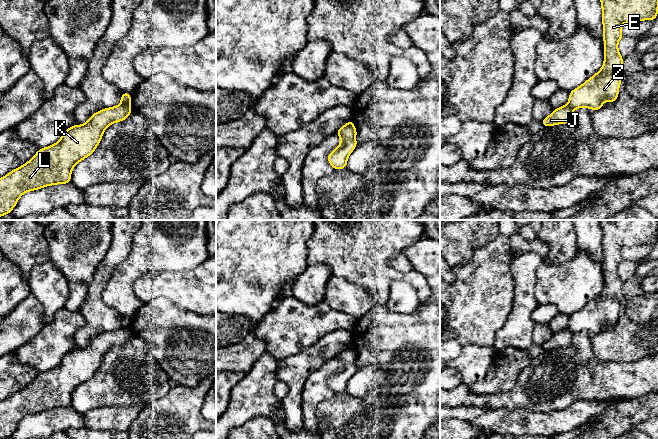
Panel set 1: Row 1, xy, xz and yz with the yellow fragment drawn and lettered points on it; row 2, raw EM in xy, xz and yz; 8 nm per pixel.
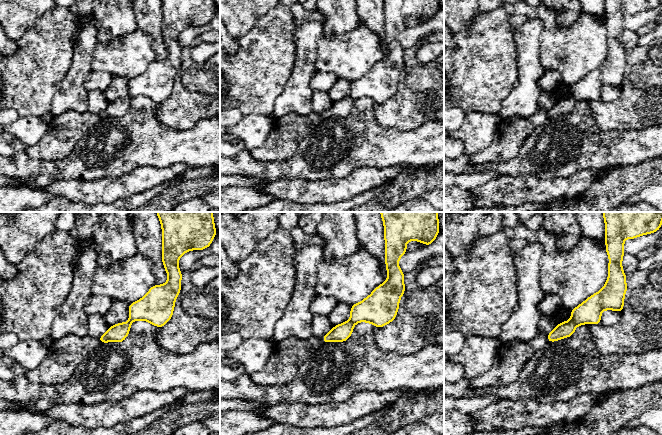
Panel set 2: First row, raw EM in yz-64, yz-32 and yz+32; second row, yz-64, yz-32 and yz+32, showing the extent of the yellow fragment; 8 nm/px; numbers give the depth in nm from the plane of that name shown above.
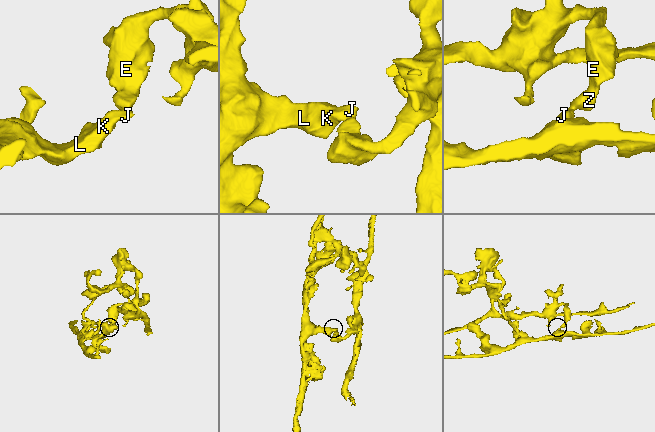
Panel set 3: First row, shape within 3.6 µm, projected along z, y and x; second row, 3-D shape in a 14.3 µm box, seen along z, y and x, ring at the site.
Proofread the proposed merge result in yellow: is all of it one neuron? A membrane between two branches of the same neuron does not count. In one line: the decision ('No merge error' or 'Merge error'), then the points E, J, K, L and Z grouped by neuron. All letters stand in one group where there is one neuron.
Merge error. Groups: E Z / J K L

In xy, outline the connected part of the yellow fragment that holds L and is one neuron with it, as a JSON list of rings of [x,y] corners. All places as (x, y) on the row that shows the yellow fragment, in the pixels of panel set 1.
[[[117,105],[97,111],[85,124],[68,128],[57,143],[39,149],[27,163],[0,178],[0,217],[11,213],[18,199],[28,191],[70,183],[72,169],[95,151],[105,129],[115,122],[127,119],[132,111],[131,106],[126,105]]]

